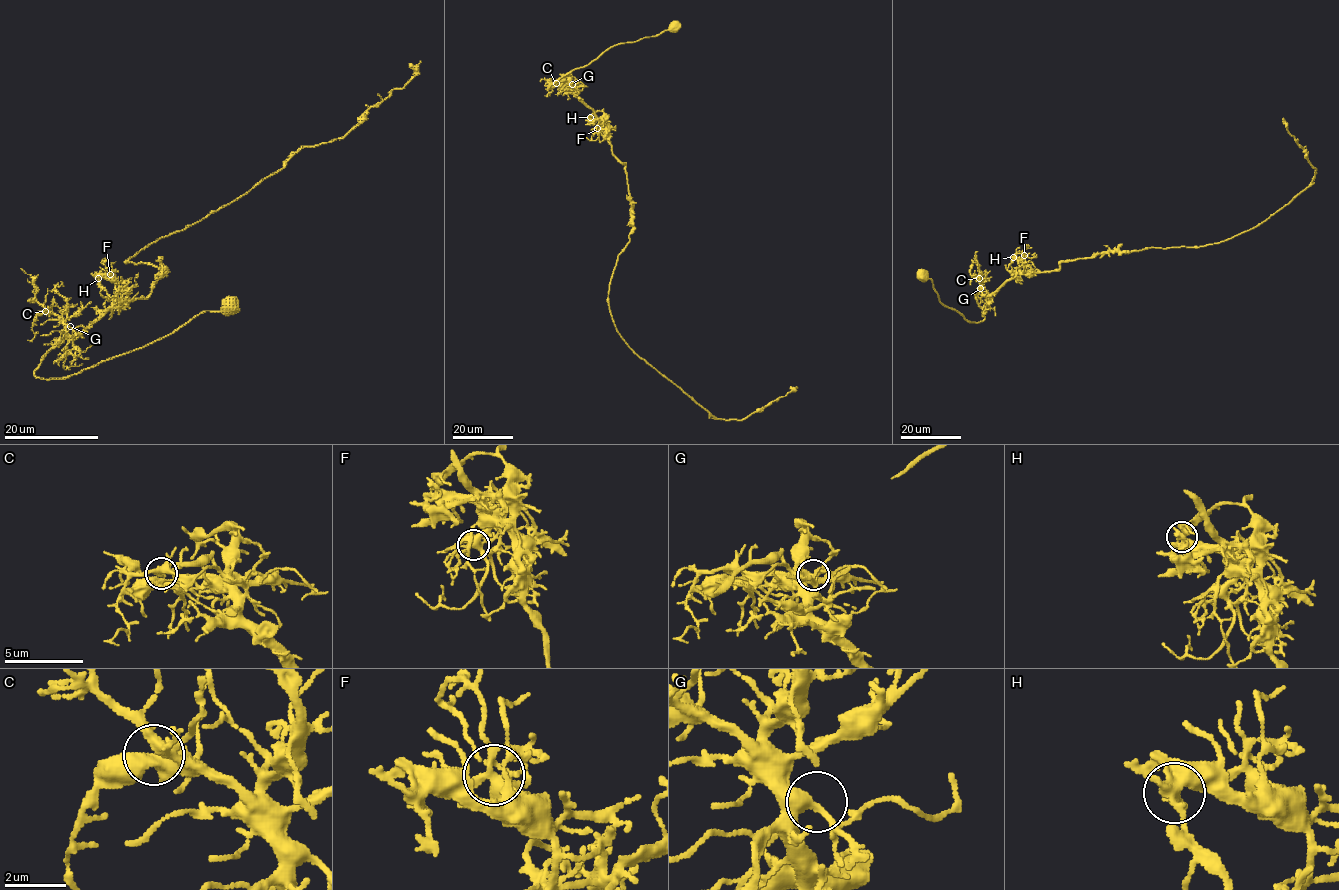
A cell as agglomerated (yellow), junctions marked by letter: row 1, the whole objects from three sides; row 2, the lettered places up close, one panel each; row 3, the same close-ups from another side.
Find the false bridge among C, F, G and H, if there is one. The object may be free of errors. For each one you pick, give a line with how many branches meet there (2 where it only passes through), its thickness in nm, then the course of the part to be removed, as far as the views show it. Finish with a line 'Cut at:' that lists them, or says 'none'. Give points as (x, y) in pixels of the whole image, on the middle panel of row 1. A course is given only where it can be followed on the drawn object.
H: 4 | 360 nm | (590, 117), (602, 111), (606, 118), (608, 136), (600, 143)
Cut at: H

